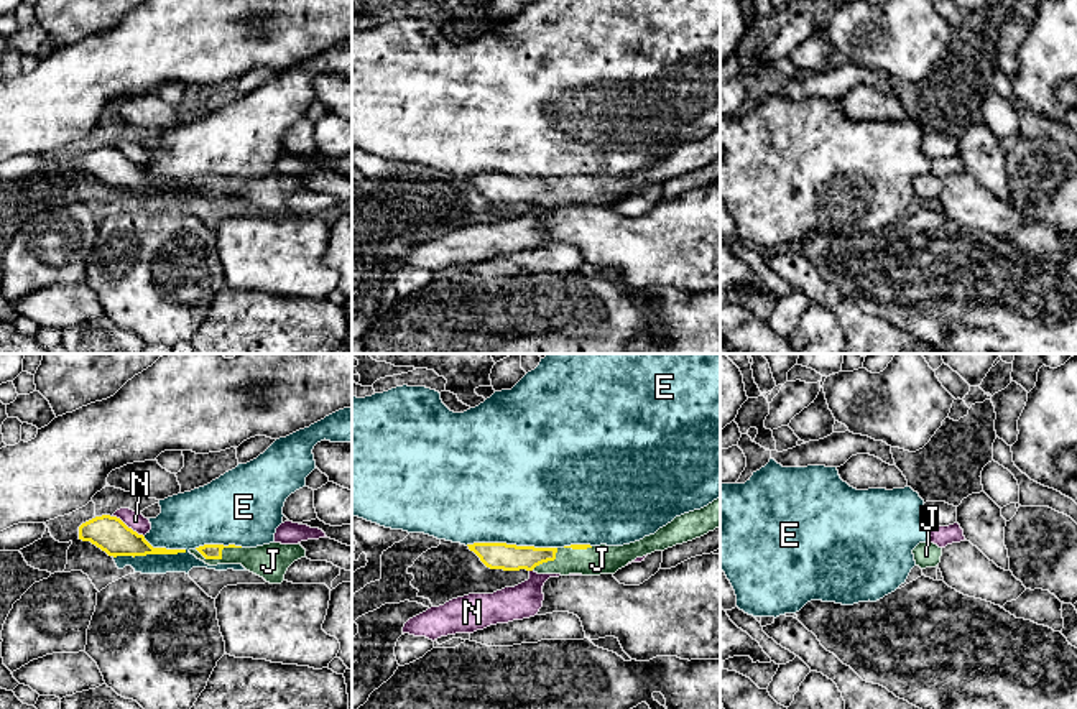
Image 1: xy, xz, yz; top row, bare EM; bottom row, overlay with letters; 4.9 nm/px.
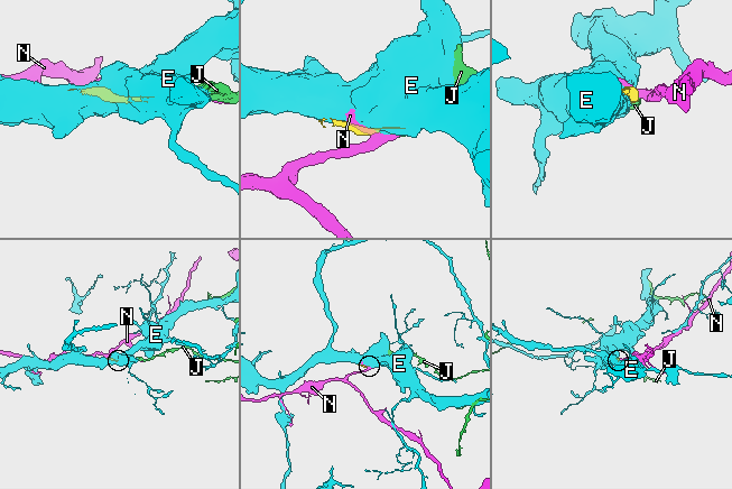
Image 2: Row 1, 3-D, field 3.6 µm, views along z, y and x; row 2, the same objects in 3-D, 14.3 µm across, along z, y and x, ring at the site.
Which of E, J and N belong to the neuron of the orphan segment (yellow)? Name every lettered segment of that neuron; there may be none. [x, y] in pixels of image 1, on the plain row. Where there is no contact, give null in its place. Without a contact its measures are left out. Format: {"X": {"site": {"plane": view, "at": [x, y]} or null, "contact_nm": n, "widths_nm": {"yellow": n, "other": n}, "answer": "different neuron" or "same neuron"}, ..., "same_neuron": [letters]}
{"E": {"site": {"plane": "xy", "at": [148, 185]}, "contact_nm": 360, "widths_nm": {"yellow": 170, "other": 280}, "answer": "different neuron"}, "J": {"site": {"plane": "xy", "at": [221, 188]}, "contact_nm": 220, "widths_nm": {"yellow": 80, "other": 180}, "answer": "same neuron"}, "N": {"site": {"plane": "xy", "at": [127, 158]}, "contact_nm": 190, "widths_nm": {"yellow": 170, "other": 90}, "answer": "different neuron"}, "same_neuron": ["J"]}

